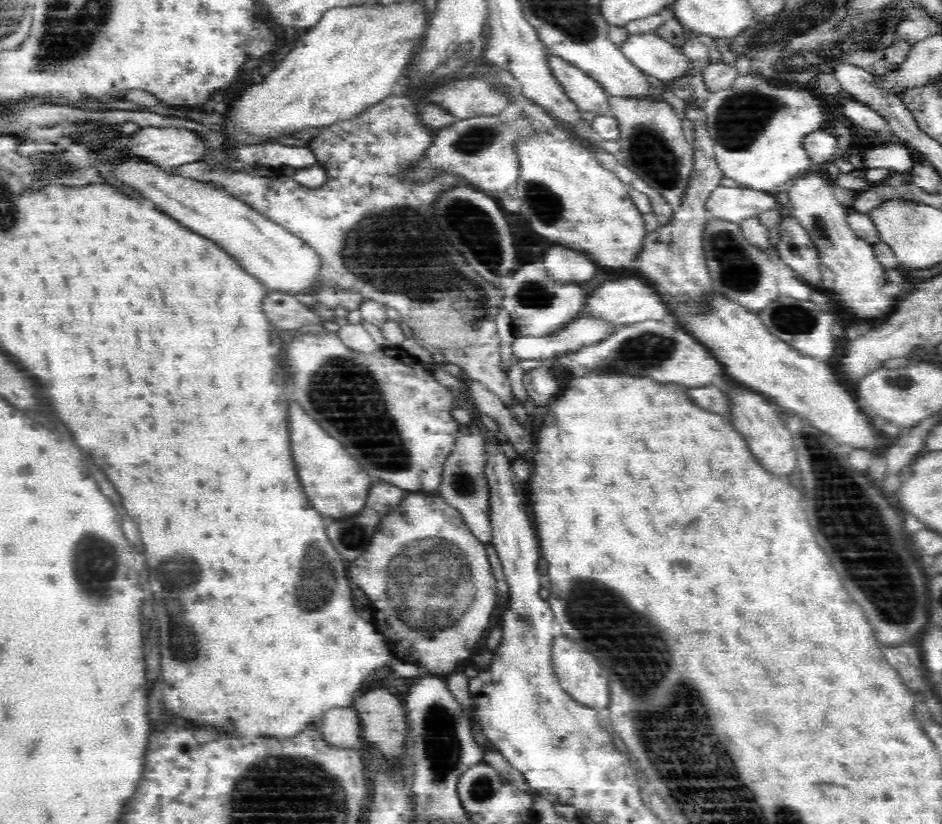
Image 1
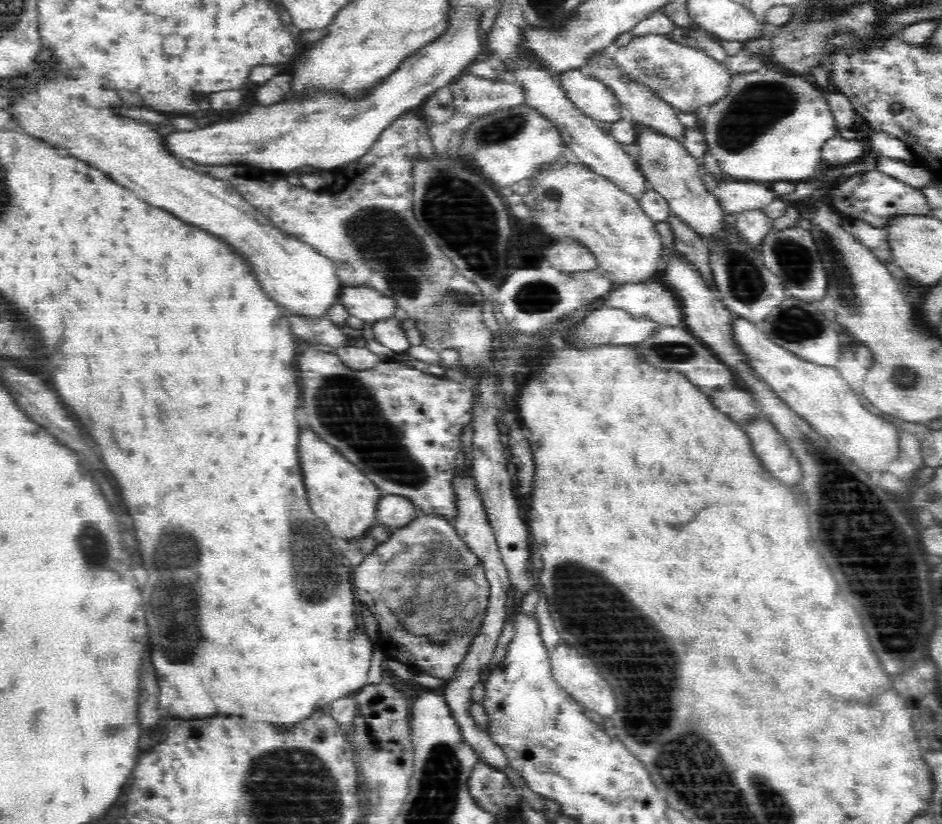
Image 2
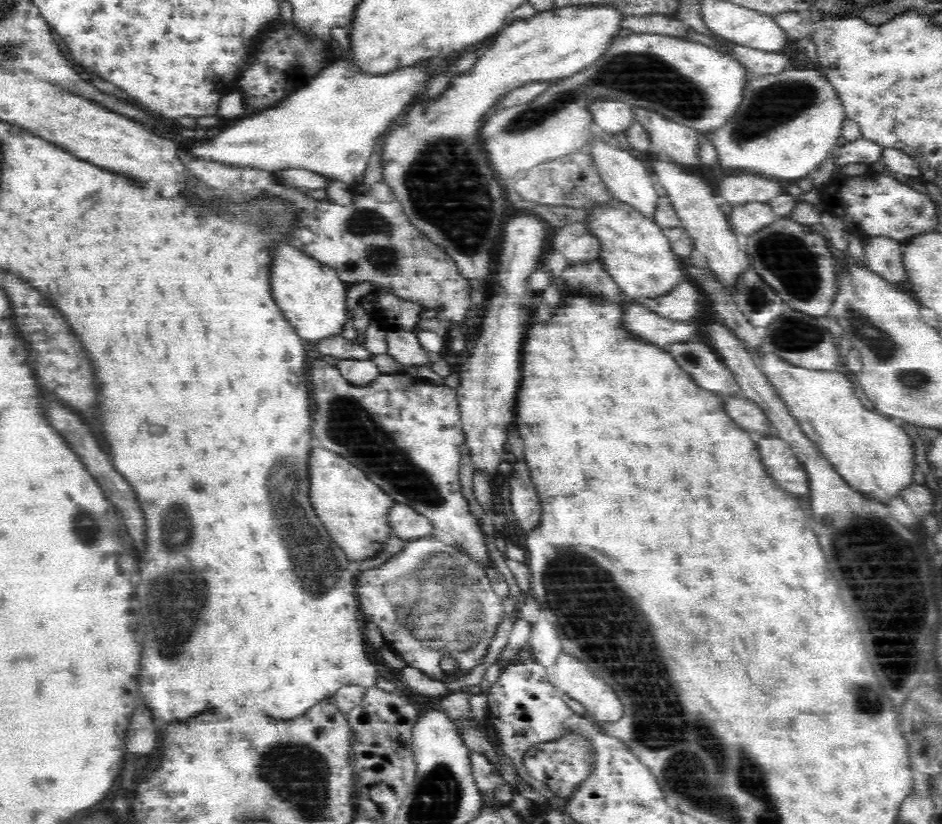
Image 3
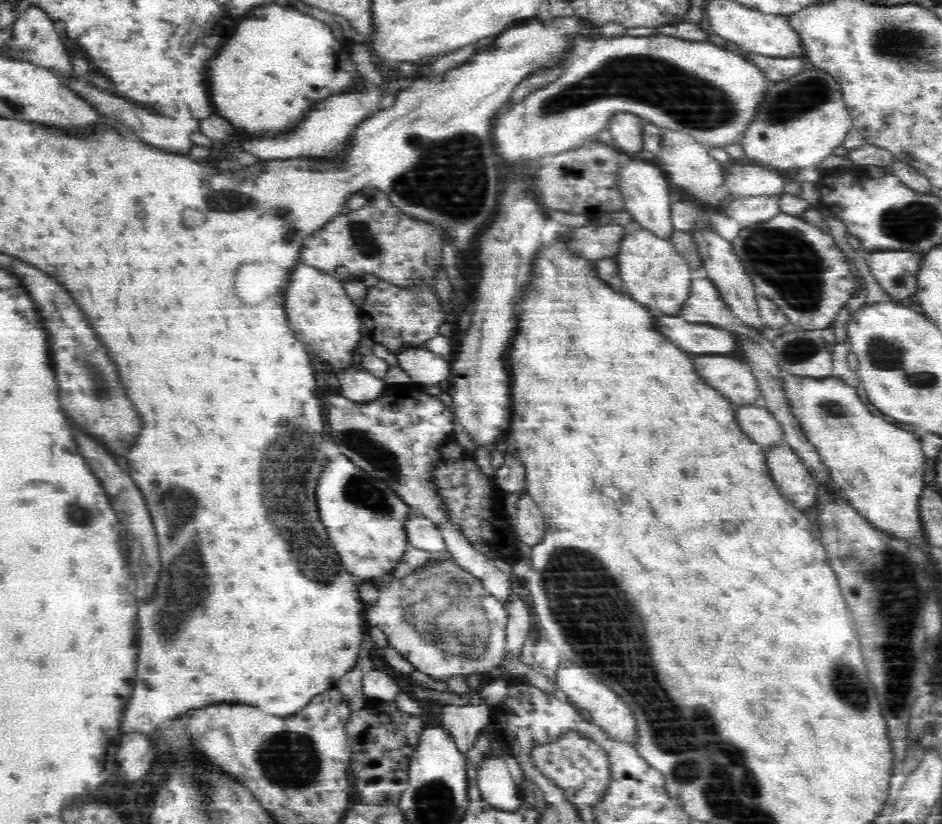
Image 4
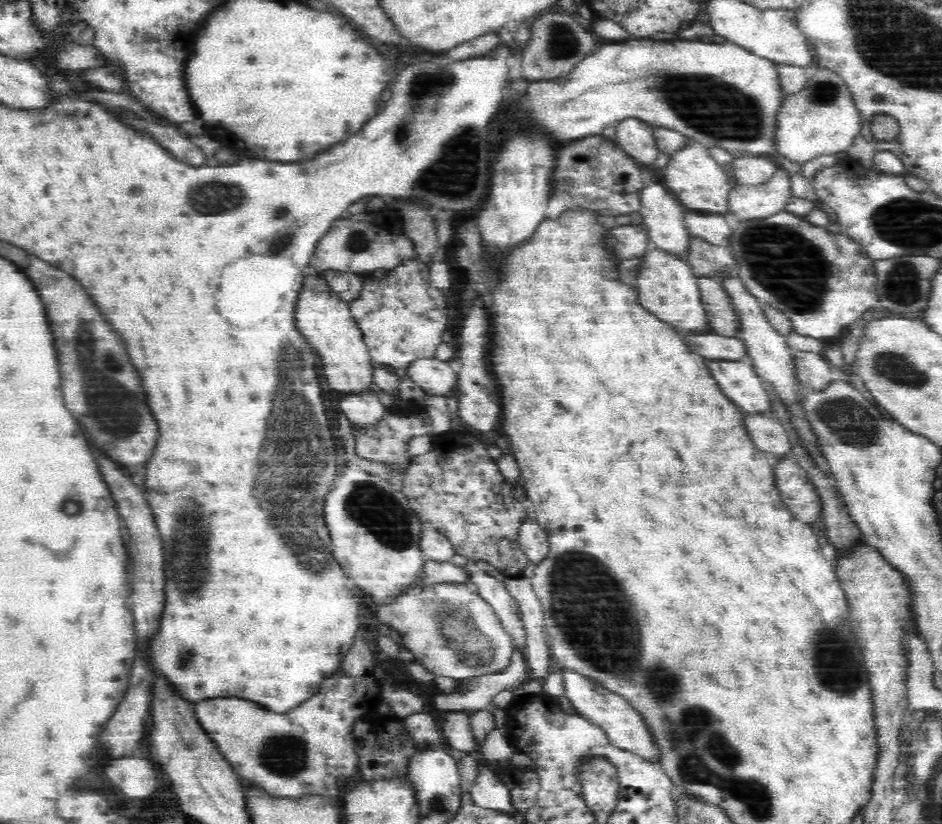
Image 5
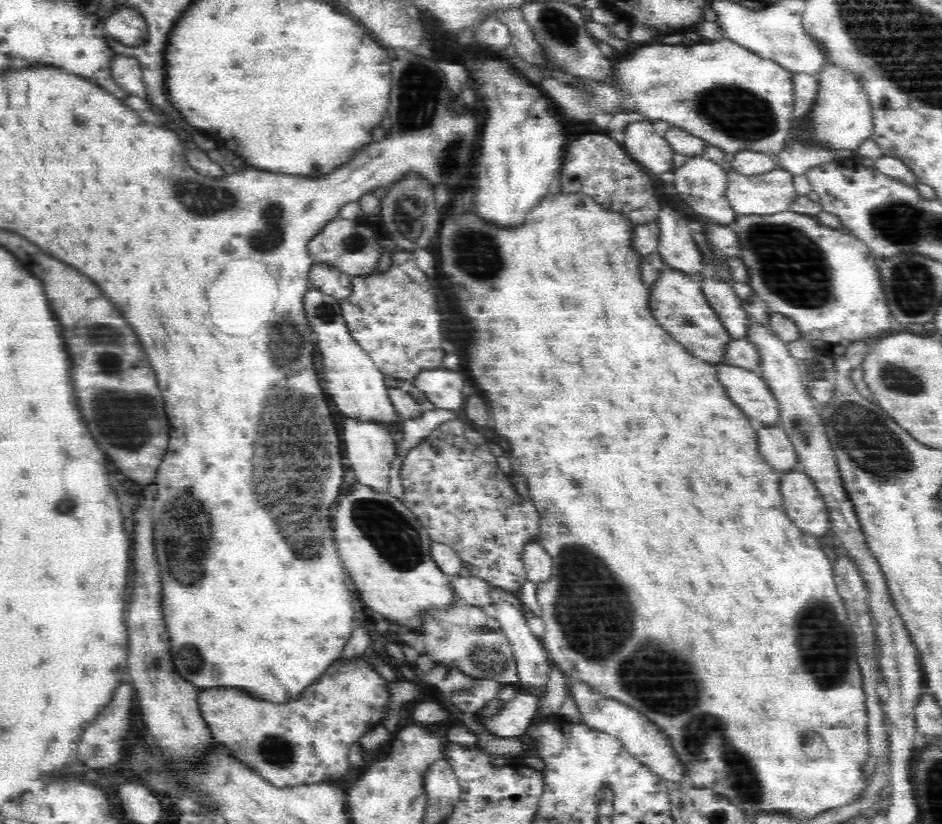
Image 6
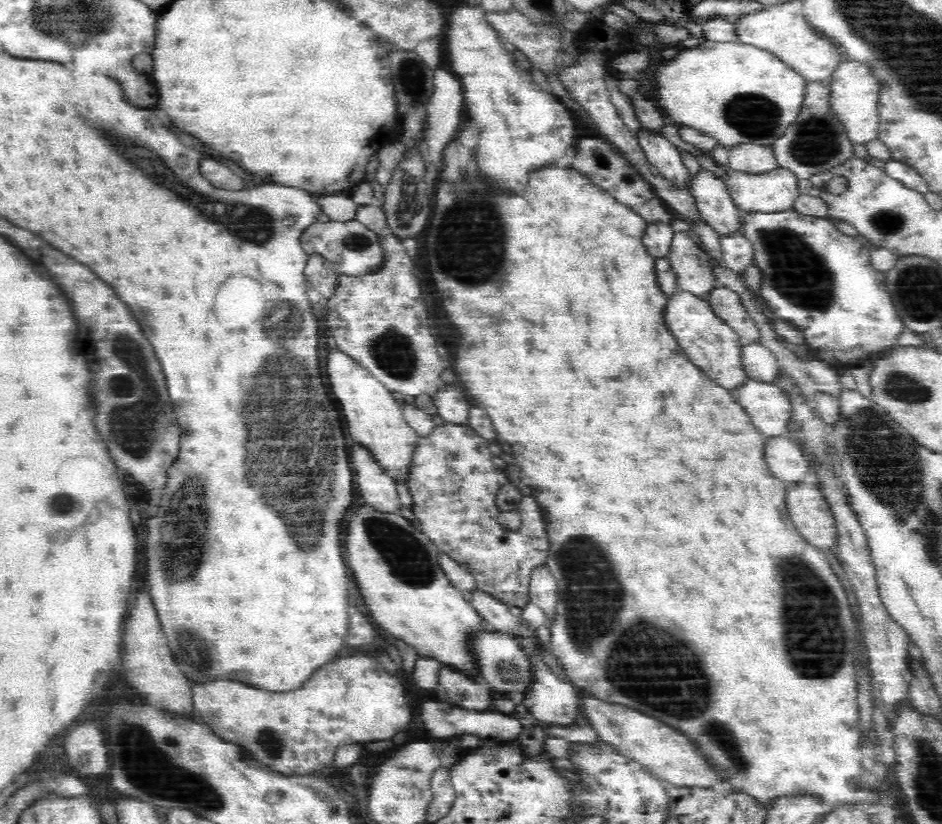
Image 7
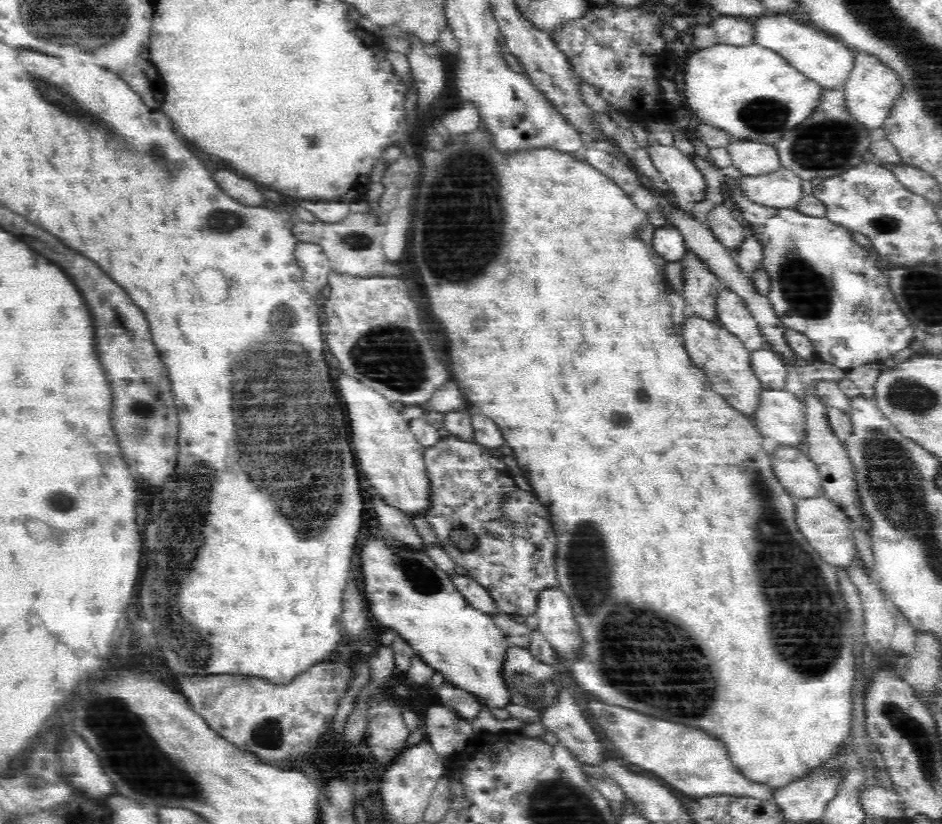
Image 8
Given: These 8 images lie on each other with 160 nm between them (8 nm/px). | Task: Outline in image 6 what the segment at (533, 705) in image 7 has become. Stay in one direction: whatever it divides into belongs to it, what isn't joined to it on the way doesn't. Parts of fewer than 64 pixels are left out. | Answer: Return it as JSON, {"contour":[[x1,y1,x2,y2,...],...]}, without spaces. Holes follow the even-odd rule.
{"contour":[[508,603,497,604,496,607,490,608,488,613,496,619,504,631,504,634,509,638,514,650,515,659,519,672,519,682,516,688,526,694,528,698,536,698,542,700,546,696,546,686,550,682,550,672,554,664,549,652,542,644,541,637,534,634,529,628,527,620,522,617,522,613,516,611,512,605]]}

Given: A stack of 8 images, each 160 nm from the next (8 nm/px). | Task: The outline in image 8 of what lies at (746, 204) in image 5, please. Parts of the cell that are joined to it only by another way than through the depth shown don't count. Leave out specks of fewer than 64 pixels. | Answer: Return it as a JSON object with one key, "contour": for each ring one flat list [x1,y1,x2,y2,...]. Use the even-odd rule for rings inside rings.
{"contour":[[784,167,765,175,745,175,738,181,746,196,768,207,796,209,804,196,802,179]]}

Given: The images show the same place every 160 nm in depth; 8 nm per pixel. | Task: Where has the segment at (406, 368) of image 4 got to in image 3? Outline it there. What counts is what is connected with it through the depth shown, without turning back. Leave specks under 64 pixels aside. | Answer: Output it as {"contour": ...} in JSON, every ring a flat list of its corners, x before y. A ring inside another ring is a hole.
{"contour":[[397,330,387,334,387,355,396,359,408,368,432,368,436,354,426,350,414,334,407,334,404,330]]}

